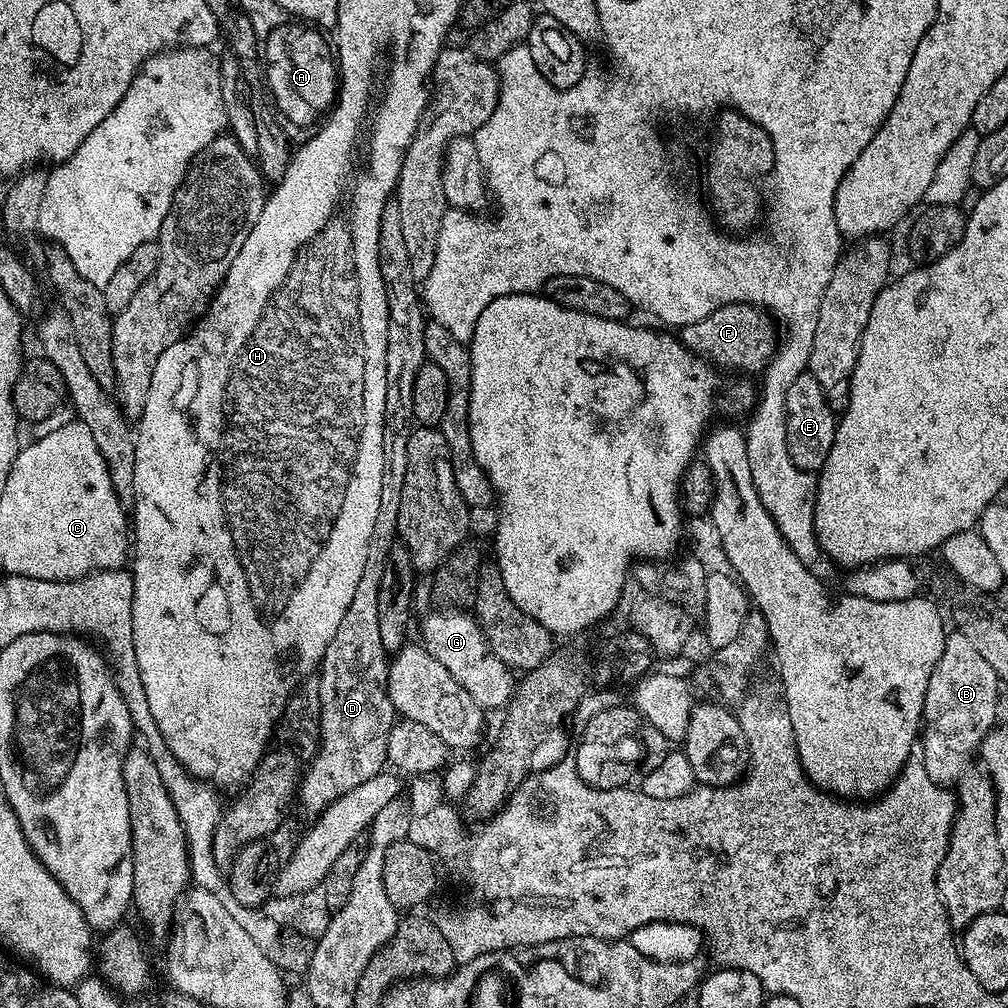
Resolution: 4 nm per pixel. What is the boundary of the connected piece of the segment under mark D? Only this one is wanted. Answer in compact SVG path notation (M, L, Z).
M395 199L387 200L384 203L384 209L382 210L382 222L380 223L380 229L378 230L378 266L382 270L382 282L388 288L386 290L386 298L388 299L388 329L386 330L386 410L384 411L384 473L382 474L382 498L378 502L378 518L374 522L374 534L370 538L370 550L368 551L368 565L366 570L362 574L362 579L358 582L358 587L354 589L354 598L350 601L350 607L347 608L345 616L342 617L342 622L338 626L337 632L334 634L334 642L330 642L330 646L326 646L326 654L320 660L320 666L318 669L318 679L320 682L320 722L318 725L318 748L320 744L320 753L312 760L312 765L307 765L307 768L303 771L302 779L298 784L298 804L305 808L306 811L312 812L312 814L319 814L327 810L336 799L342 798L350 790L354 790L356 786L362 785L367 779L374 778L379 772L385 771L388 764L388 742L390 740L390 730L392 725L397 723L398 713L391 704L390 694L387 692L387 676L388 665L390 661L389 653L385 652L382 646L382 638L378 631L378 590L380 589L380 583L382 582L382 570L384 569L384 563L386 558L390 555L390 546L397 539L398 533L396 530L396 523L398 522L398 506L400 505L400 495L402 494L402 482L406 482L406 442L408 436L411 434L414 427L414 417L412 411L414 410L413 402L413 384L414 378L418 370L426 363L426 357L424 355L424 325L426 323L426 312L422 307L421 297L418 295L412 287L414 287L414 281L409 274L410 270L410 258L406 255L406 242L402 239L402 218L400 217L400 207L396 204Z

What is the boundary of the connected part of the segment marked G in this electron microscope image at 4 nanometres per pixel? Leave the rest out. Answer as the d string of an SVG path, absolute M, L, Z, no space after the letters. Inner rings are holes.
M432 610L420 628L419 639L425 650L454 676L483 710L503 709L514 693L513 673L488 649L484 631L464 610Z

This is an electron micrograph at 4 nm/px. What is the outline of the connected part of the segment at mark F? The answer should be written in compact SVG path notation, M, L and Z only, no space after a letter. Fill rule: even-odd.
M727 304L718 306L714 314L706 314L702 322L683 325L678 340L693 356L707 360L709 365L720 370L740 368L743 364L764 366L772 359L774 351L771 323L773 321L754 304Z

